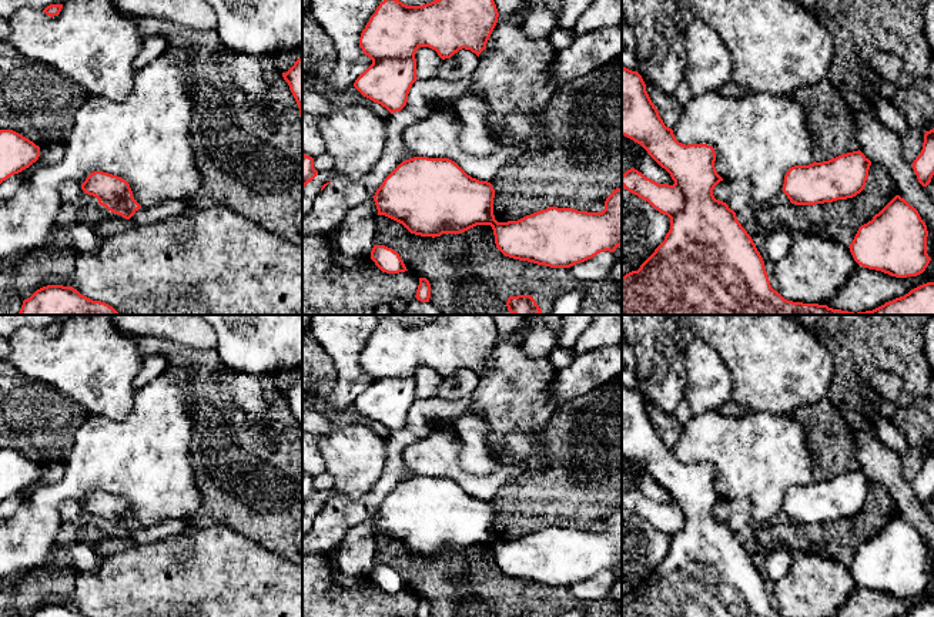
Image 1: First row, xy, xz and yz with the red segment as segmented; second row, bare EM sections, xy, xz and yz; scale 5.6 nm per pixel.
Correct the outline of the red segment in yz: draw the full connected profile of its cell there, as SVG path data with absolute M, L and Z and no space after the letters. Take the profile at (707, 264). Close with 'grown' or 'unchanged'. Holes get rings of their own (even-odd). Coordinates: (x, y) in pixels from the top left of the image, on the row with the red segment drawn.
M622 66L622 135L640 144L647 154L664 168L673 185L659 184L635 168L622 175L622 187L647 201L660 214L670 218L670 229L664 241L640 265L622 276L622 315L934 315L934 282L923 284L904 296L866 312L833 309L827 305L803 304L784 299L770 285L764 261L751 237L737 221L736 212L713 195L714 187L723 181L717 174L716 151L707 144L682 144L673 130L666 127L652 103L646 84L637 71Z; unchanged

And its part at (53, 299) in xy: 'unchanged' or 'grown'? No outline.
unchanged

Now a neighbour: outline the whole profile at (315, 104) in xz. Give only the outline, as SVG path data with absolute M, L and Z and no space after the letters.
M322 90L302 91L302 154L312 158L325 152L319 120L337 110Z

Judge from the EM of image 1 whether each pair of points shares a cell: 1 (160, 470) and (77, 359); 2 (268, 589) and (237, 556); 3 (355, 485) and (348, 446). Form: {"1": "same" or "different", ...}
{"1": "different", "2": "same", "3": "same"}

